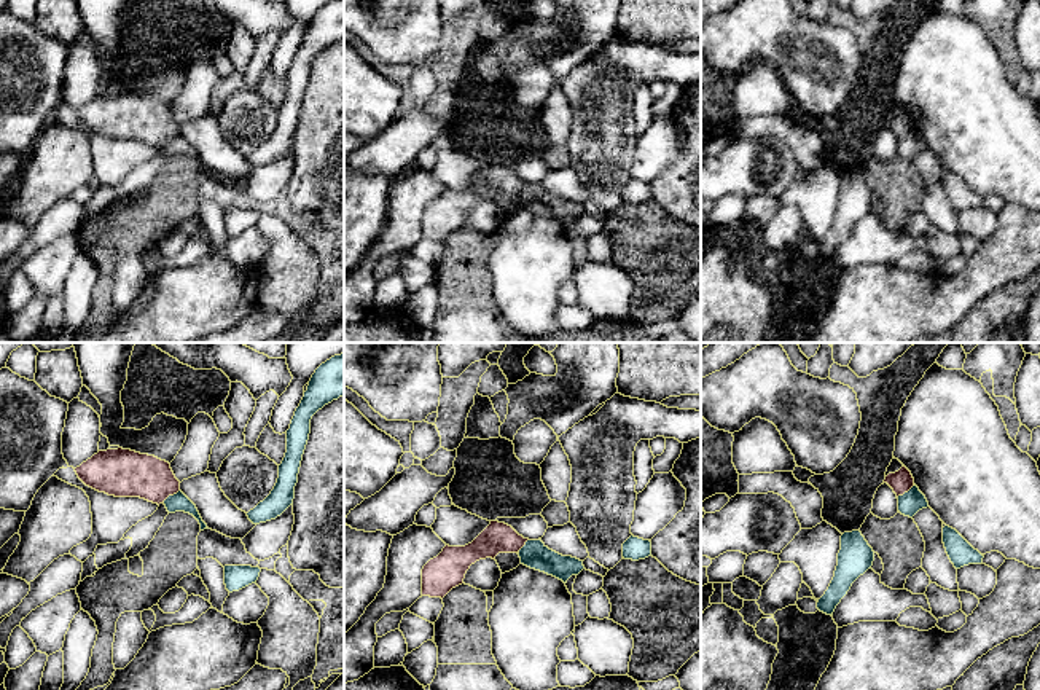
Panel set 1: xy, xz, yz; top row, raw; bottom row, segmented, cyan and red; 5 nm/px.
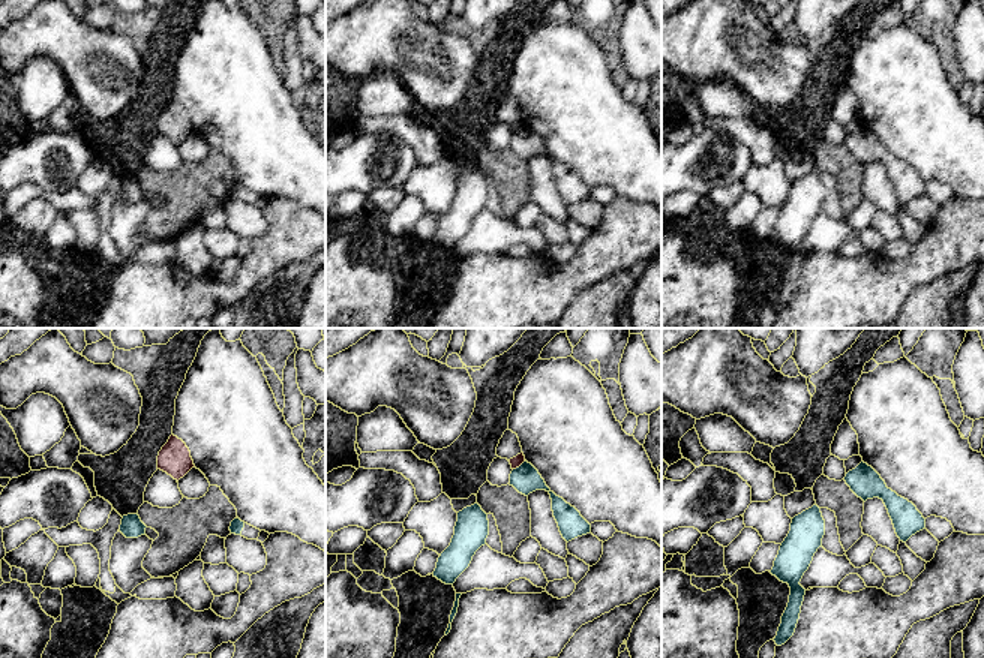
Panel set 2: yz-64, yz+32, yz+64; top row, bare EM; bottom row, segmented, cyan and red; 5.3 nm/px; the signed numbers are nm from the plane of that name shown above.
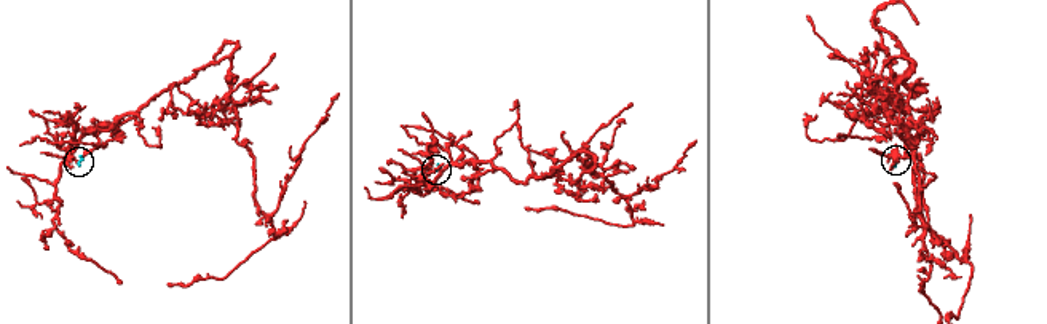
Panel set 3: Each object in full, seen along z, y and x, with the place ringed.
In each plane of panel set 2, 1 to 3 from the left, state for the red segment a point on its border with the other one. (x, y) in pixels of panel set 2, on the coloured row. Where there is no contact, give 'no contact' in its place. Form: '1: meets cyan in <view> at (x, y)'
1: no contact
2: meets cyan in yz+32 at (521, 465)
3: no contact

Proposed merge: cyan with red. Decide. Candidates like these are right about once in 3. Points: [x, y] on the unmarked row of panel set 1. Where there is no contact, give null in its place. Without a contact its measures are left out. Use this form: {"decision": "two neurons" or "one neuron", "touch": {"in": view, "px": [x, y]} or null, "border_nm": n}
{"decision": "two neurons", "touch": {"in": "xy", "px": [171, 139]}, "border_nm": 110}

